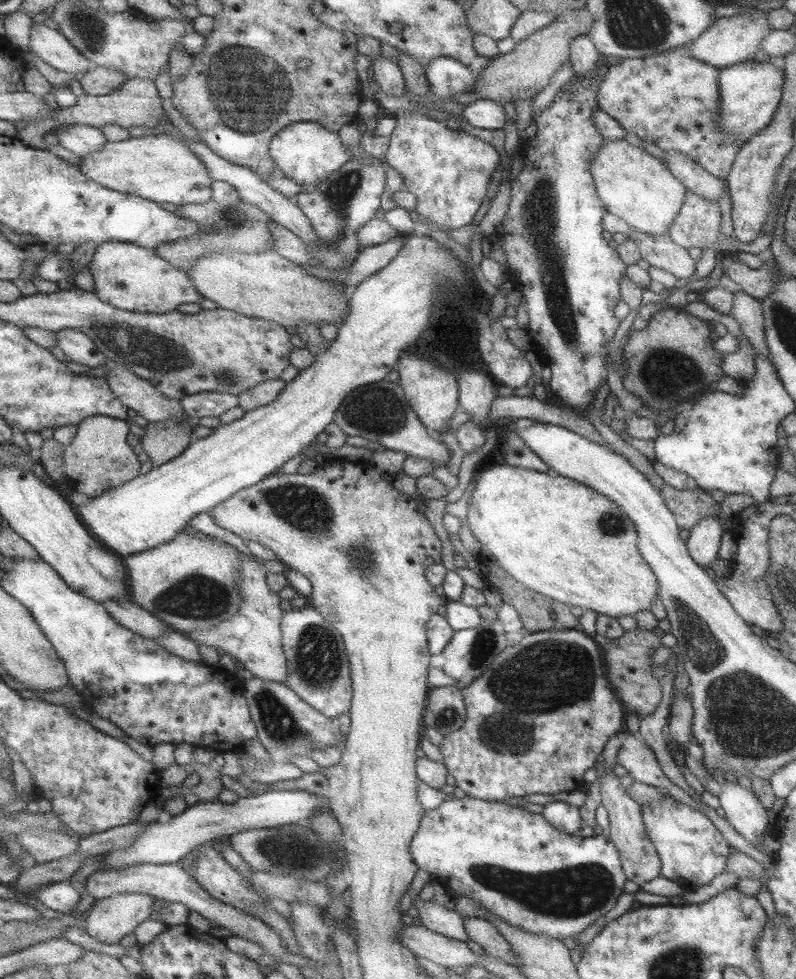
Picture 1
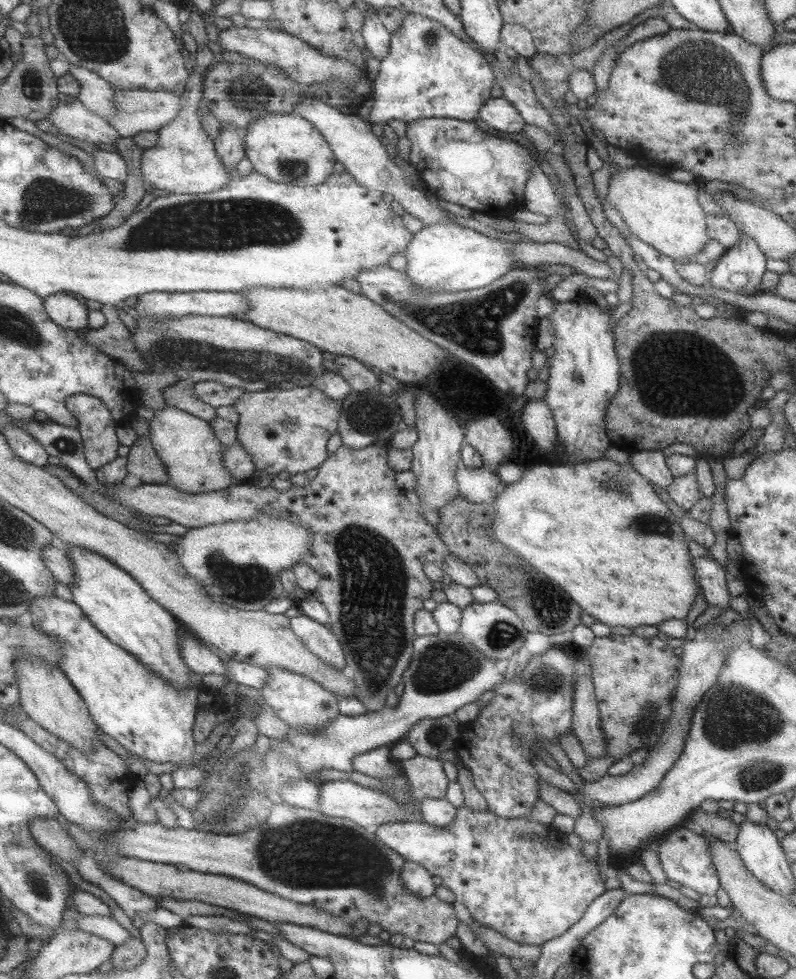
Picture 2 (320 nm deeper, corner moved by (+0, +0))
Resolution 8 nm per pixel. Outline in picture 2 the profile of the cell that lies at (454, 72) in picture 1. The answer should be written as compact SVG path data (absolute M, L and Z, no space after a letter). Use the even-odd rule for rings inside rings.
M407 13L401 28L391 36L390 53L380 61L380 71L375 82L375 99L369 112L369 122L402 120L405 123L419 118L452 118L473 121L489 97L491 86L496 82L488 60L453 32L427 16Z

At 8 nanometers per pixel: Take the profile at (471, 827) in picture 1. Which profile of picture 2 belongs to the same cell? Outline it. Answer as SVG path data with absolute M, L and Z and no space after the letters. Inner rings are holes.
M464 806L456 809L455 818L451 821L449 827L433 828L431 825L420 822L419 820L409 822L397 821L379 825L375 833L379 837L379 840L383 841L383 844L390 846L395 852L398 852L399 856L402 856L405 862L416 862L423 866L424 869L427 869L432 876L439 876L442 879L442 885L453 892L455 901L465 905L473 920L485 927L494 929L497 933L517 944L537 944L537 946L541 946L546 940L563 935L563 932L567 932L583 916L584 908L587 908L587 905L594 898L602 895L605 890L604 882L599 877L596 860L589 860L583 856L583 853L569 847L566 842L566 836L561 831L557 831L550 825L531 822L525 816L503 818L501 816L495 816L495 813L488 810L471 810Z

